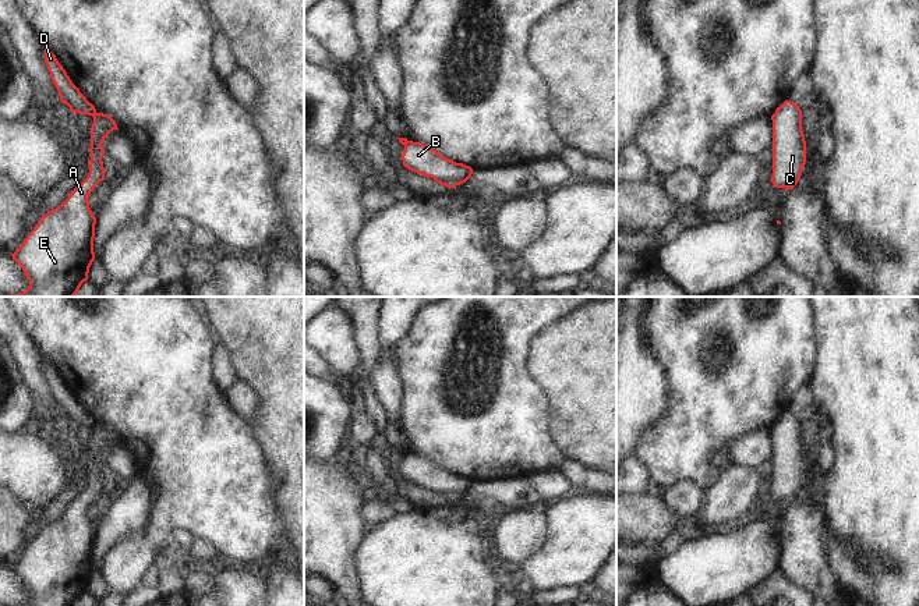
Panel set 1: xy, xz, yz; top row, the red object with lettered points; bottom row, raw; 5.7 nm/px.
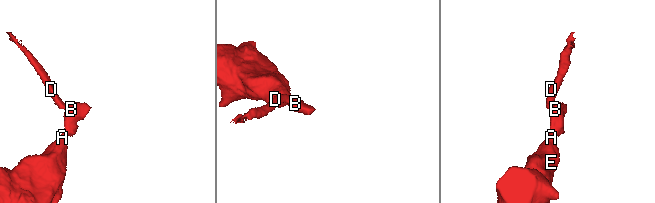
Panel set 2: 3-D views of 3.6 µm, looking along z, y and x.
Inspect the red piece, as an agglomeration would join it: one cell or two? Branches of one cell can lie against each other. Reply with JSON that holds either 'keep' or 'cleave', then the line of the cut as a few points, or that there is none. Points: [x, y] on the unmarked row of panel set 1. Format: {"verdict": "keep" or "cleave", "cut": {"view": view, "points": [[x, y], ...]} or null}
{"verdict": "cleave", "cut": {"view": "xy", "points": [[96, 425], [92, 428]]}}

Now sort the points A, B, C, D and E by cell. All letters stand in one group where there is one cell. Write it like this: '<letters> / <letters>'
A B C E / D

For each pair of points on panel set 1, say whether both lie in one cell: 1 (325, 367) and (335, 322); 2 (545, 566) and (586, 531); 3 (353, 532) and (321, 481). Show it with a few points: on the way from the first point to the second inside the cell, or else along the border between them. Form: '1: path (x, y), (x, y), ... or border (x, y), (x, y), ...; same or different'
1: border (318, 350), (333, 371); different
2: path (555, 562), (576, 541); same
3: path (340, 520), (321, 500), (321, 493); same

